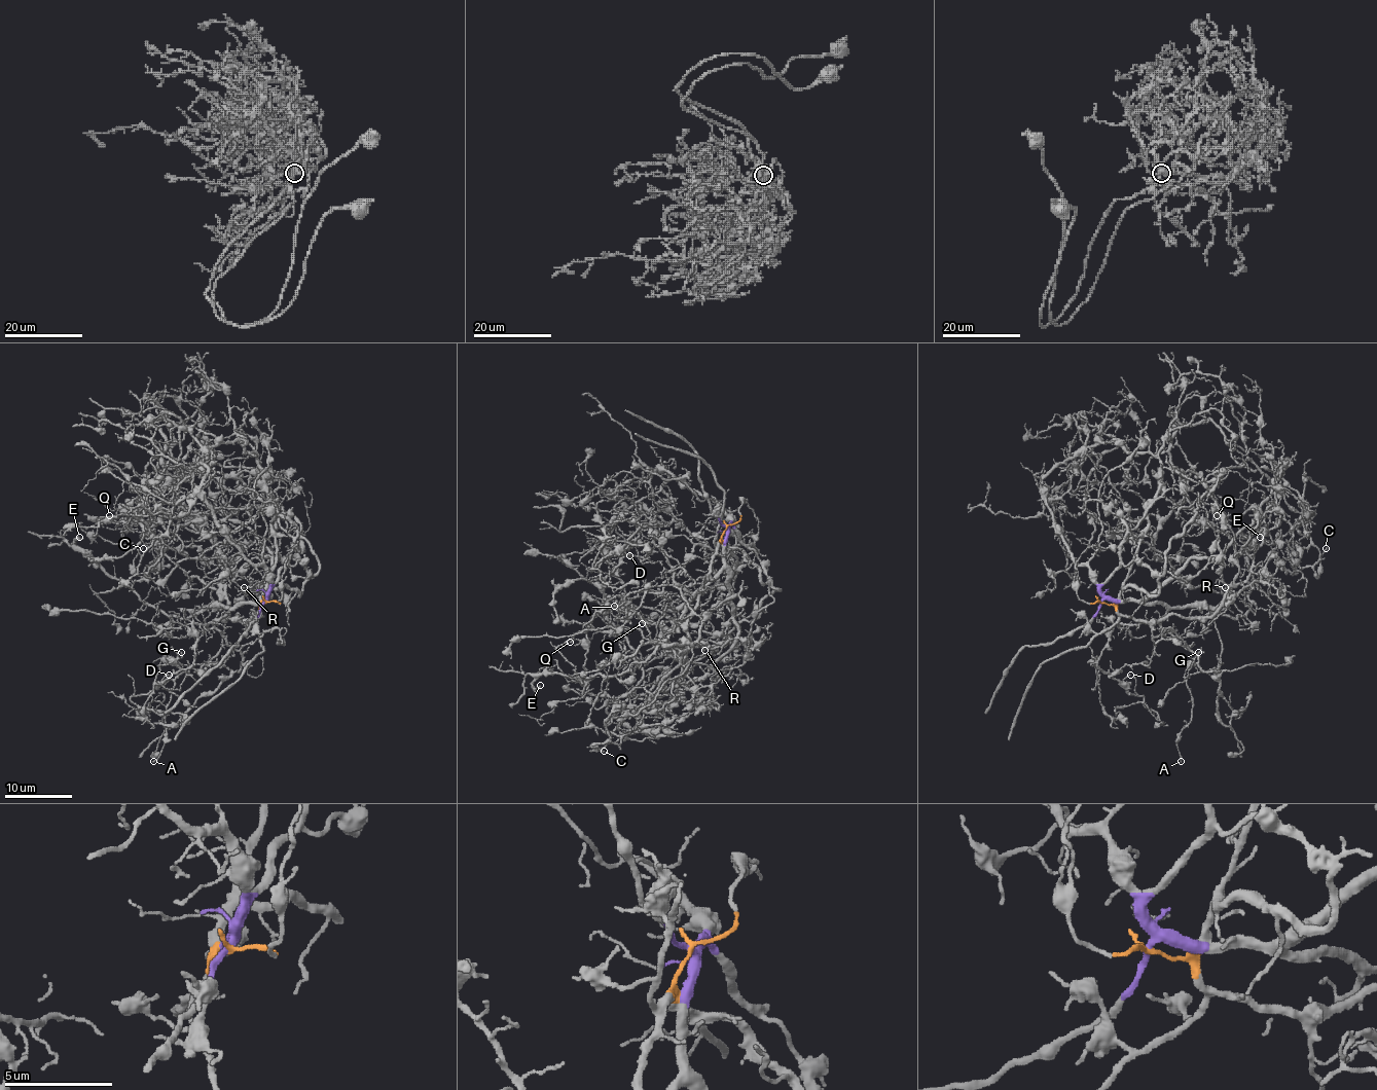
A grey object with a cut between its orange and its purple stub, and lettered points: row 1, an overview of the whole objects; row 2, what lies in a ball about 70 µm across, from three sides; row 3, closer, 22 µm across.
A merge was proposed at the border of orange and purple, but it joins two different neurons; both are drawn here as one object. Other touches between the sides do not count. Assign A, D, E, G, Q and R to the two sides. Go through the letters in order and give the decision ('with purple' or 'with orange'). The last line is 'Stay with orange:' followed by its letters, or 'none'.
A: with orange
D: with purple
E: with purple
G: with orange
Q: with purple
R: with orange
Stay with orange: A, G, R

